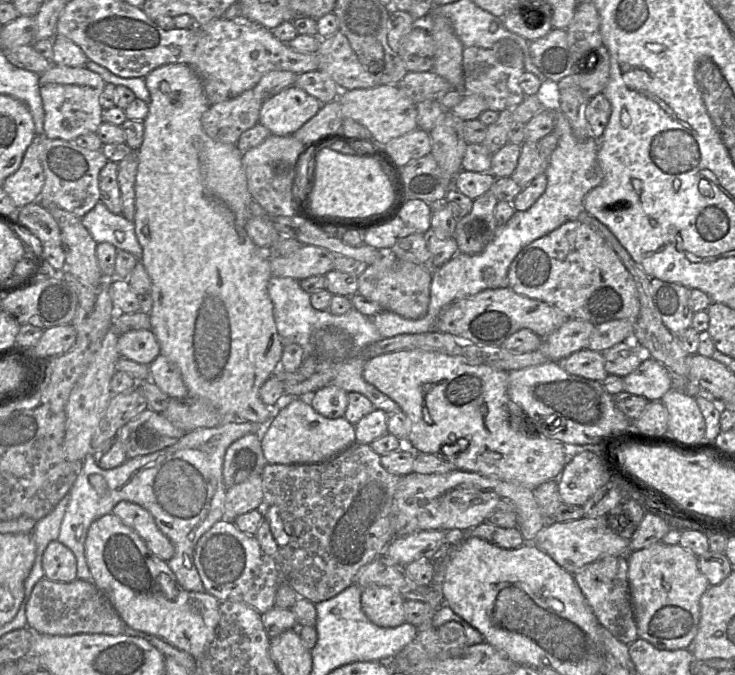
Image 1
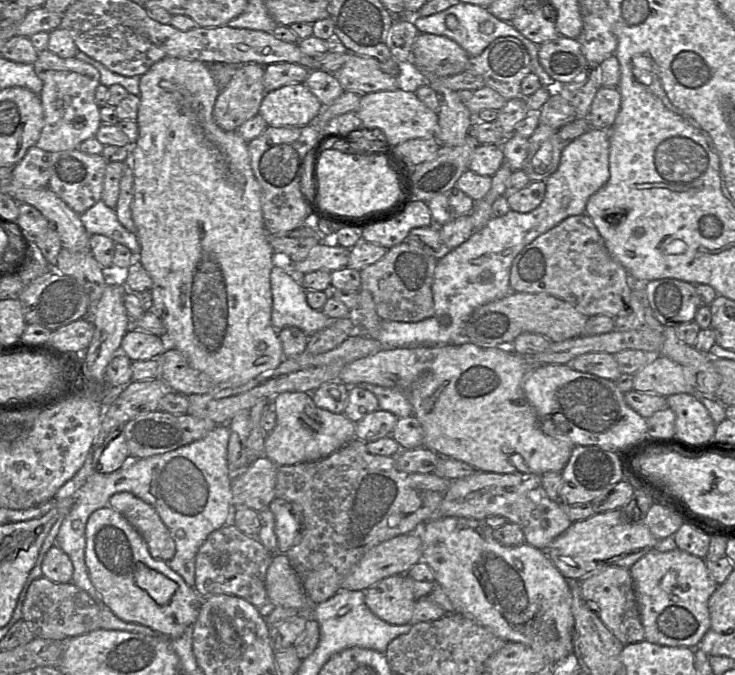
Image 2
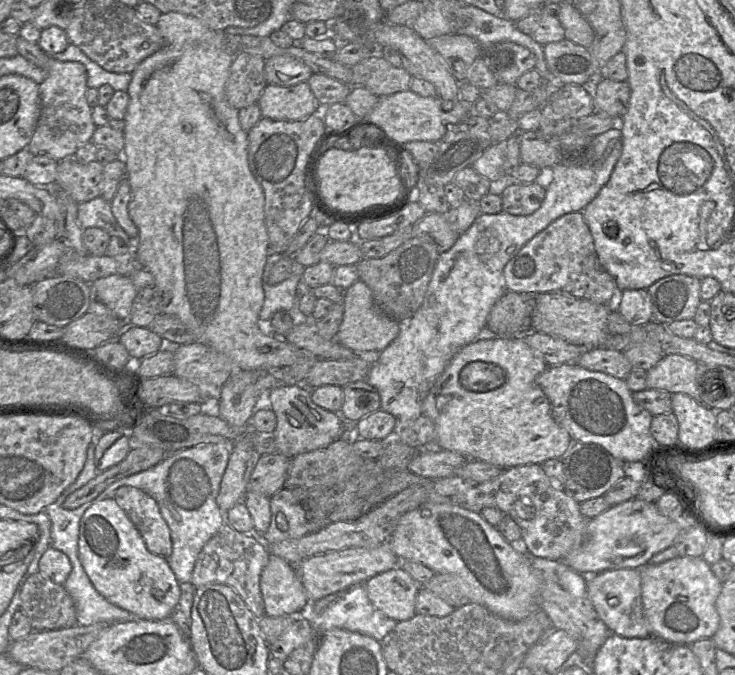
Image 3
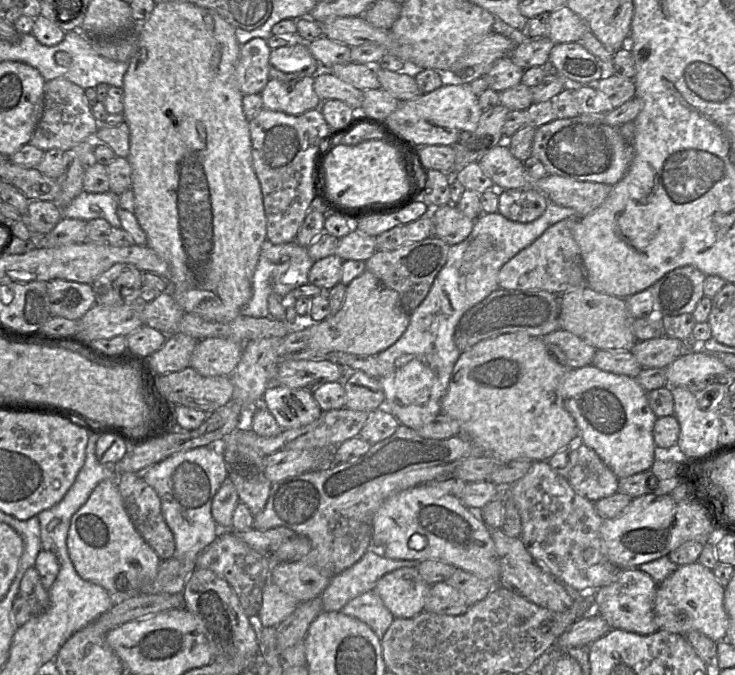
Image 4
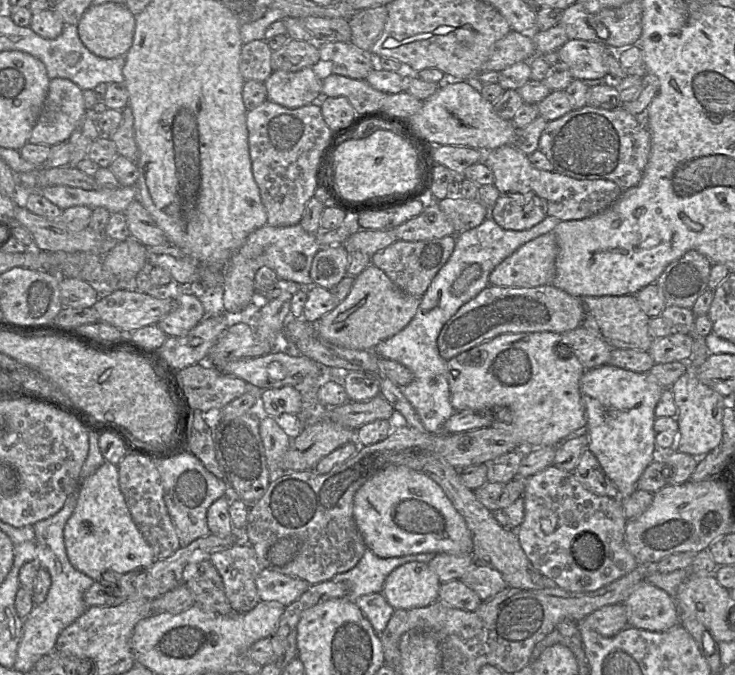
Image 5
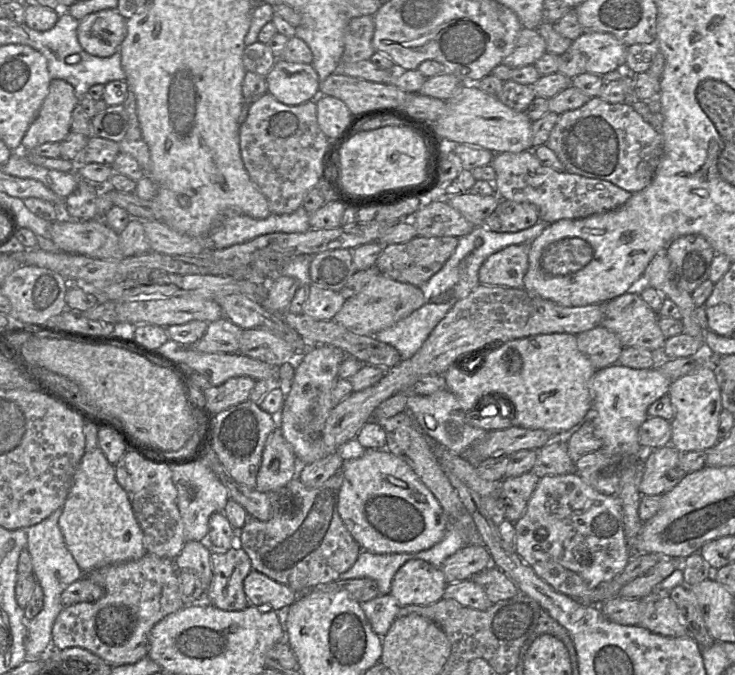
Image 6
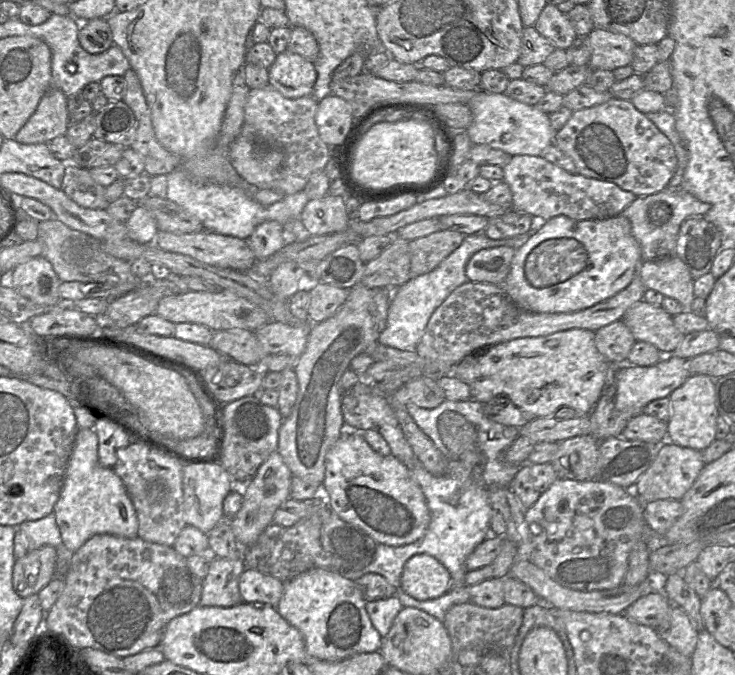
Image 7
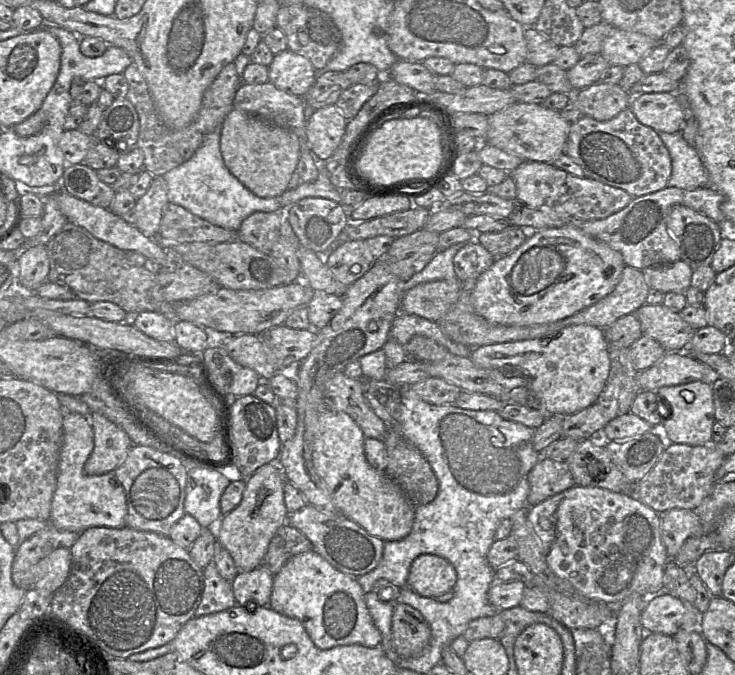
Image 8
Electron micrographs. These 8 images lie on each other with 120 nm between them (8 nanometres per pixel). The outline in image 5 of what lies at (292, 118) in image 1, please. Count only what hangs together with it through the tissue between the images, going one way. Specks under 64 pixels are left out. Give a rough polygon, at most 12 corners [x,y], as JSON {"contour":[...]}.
{"contour":[[323,68],[275,70],[267,100],[288,109],[319,102]]}

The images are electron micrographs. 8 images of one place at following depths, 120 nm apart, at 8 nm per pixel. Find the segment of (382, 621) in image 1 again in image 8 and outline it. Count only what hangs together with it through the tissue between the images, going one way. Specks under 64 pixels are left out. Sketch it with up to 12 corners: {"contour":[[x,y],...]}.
{"contour":[[421,554],[407,584],[435,598],[452,591],[456,569],[447,559]]}

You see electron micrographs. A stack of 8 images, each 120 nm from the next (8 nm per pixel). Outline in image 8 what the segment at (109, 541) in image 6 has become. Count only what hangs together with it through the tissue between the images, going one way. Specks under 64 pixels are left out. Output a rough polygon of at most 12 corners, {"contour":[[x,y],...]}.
{"contour":[[66,412],[50,523],[81,533],[126,523],[114,472],[86,475],[91,423]]}

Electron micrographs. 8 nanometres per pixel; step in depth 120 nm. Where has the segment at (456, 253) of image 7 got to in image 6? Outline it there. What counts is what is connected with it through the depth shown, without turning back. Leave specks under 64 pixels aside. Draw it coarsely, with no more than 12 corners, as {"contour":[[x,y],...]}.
{"contour":[[475,226],[419,287],[424,305],[374,337],[411,358],[454,304],[480,285],[490,255],[531,243],[515,233]]}

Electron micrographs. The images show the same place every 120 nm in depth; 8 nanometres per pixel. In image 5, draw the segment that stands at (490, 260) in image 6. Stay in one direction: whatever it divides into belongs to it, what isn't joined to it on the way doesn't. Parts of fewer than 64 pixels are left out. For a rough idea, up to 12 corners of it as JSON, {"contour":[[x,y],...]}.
{"contour":[[553,231],[515,250],[489,275],[493,286],[551,285]]}

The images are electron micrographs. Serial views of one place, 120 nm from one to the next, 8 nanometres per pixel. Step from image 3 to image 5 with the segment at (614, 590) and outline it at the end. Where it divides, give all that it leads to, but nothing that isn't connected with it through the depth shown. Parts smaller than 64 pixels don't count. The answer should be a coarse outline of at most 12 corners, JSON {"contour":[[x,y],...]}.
{"contour":[[647,581],[623,605],[631,627],[680,623],[675,599]]}

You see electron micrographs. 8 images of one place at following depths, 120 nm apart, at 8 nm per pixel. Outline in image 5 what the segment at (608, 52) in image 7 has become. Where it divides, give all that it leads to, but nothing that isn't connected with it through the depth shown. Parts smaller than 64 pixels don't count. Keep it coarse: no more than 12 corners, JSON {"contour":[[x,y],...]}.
{"contour":[[569,39],[558,50],[574,79],[607,75],[608,48]]}

